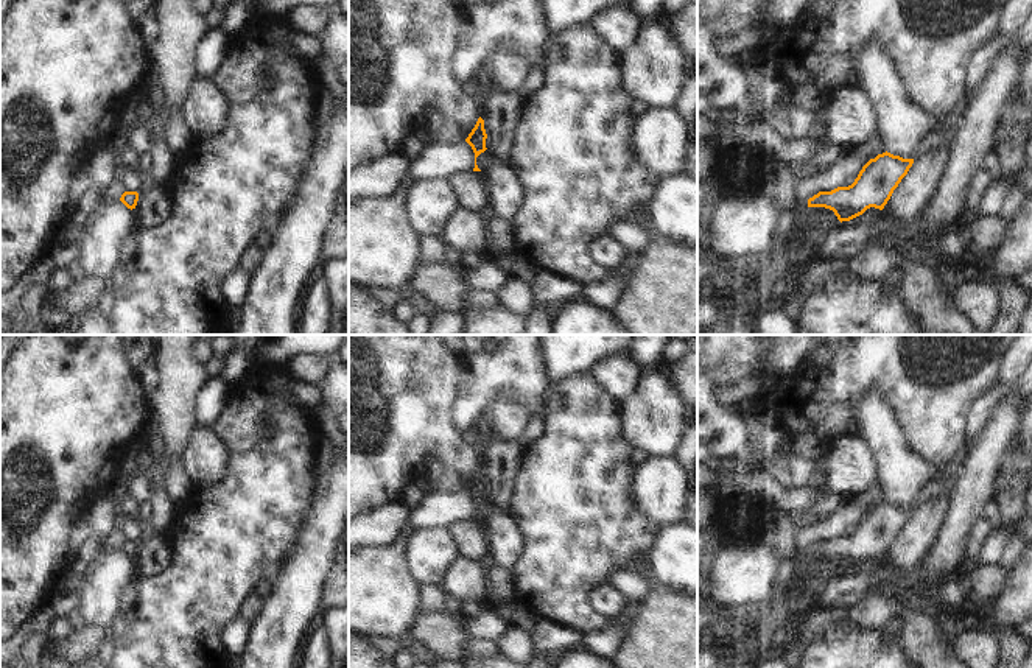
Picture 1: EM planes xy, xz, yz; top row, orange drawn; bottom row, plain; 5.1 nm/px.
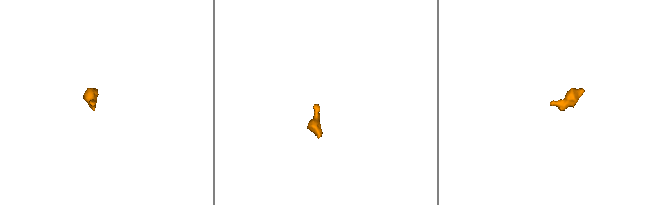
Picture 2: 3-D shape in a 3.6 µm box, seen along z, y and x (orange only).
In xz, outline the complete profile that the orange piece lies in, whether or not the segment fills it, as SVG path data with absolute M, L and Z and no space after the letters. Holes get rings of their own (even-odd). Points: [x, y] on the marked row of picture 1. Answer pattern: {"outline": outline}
{"outline": "M479 117L475 128L472 129L472 132L469 134L469 137L465 139L465 142L472 146L473 153L475 153L475 168L473 171L481 171L476 165L476 157L484 153L486 148L486 129L484 129L484 120Z"}

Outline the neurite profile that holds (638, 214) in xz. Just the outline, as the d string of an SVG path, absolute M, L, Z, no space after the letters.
M640 202L632 204L632 221L649 237L649 244L635 255L637 266L627 277L621 301L610 310L615 321L629 335L697 335L697 249L680 246L657 235Z

